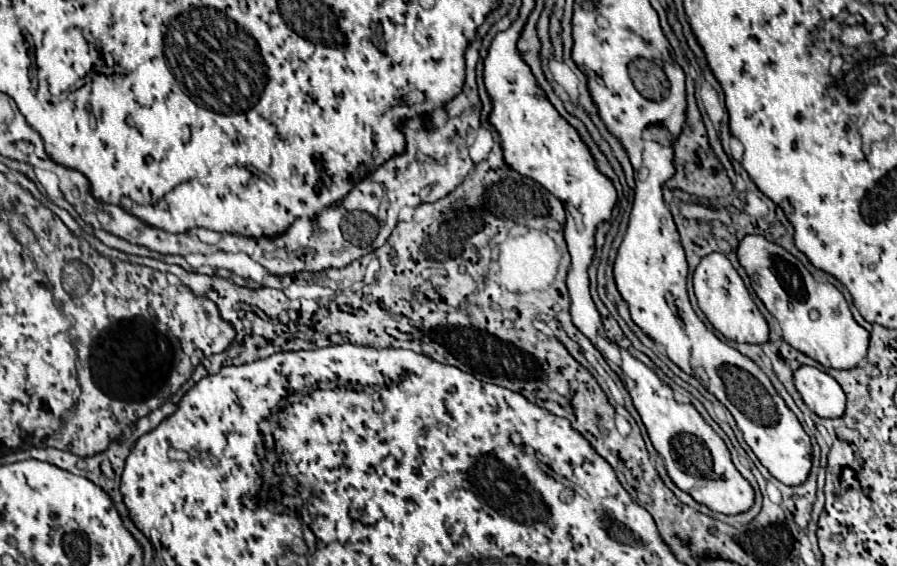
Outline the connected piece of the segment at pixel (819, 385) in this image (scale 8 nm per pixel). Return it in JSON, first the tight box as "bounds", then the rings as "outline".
{"bounds":[793,366,845,418],"outline":[[[799,366],[793,374],[795,388],[803,402],[821,418],[839,418],[845,410],[845,392],[827,372],[813,366]]]}

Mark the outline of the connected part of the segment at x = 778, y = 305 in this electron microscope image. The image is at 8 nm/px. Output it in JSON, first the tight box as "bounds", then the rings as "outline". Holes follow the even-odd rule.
{"bounds":[737,234,869,368],"outline":[[[747,234],[737,246],[737,258],[751,278],[751,288],[779,322],[787,344],[827,368],[855,368],[865,358],[869,334],[853,320],[847,300],[833,284],[815,282],[793,254],[761,234]],[[811,308],[819,310],[819,320],[809,318]]]}

